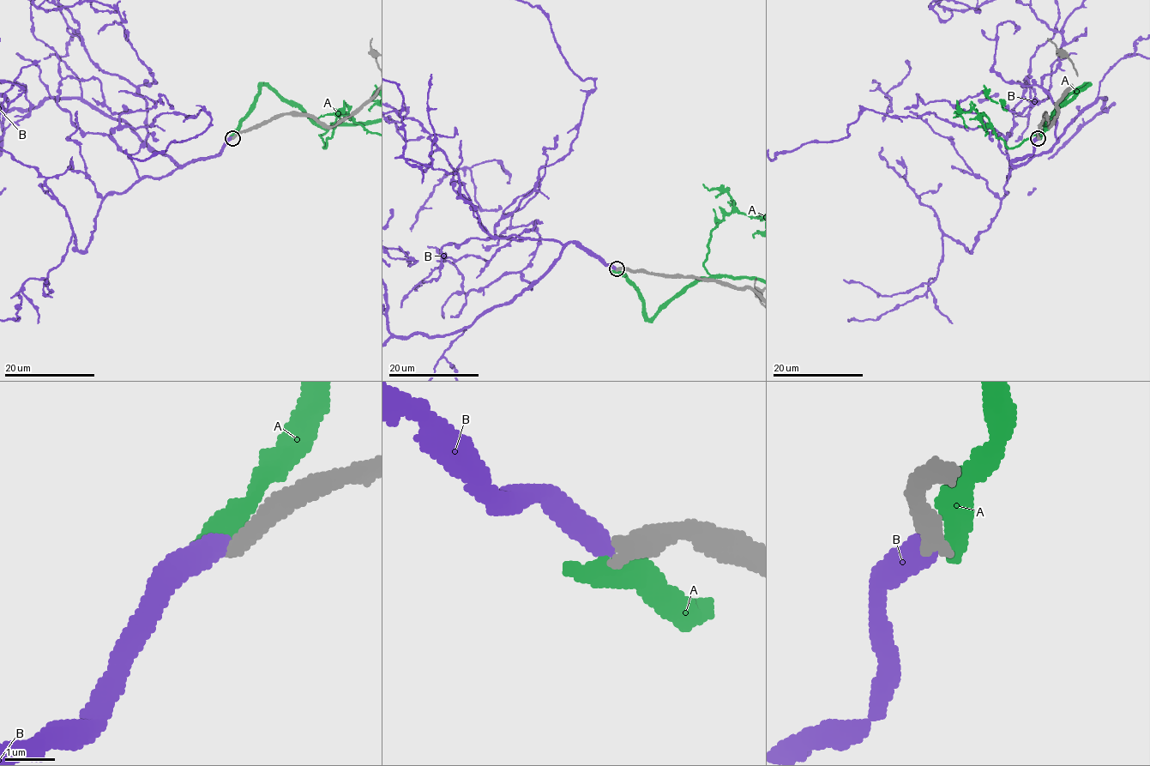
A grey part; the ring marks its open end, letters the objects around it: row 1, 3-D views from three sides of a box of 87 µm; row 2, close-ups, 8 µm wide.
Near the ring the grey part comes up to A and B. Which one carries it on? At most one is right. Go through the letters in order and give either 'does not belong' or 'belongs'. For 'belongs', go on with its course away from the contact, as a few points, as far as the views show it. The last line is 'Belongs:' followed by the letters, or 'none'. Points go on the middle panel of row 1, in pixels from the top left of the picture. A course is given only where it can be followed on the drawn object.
A: does not belong
B: does not belong
Belongs: none

